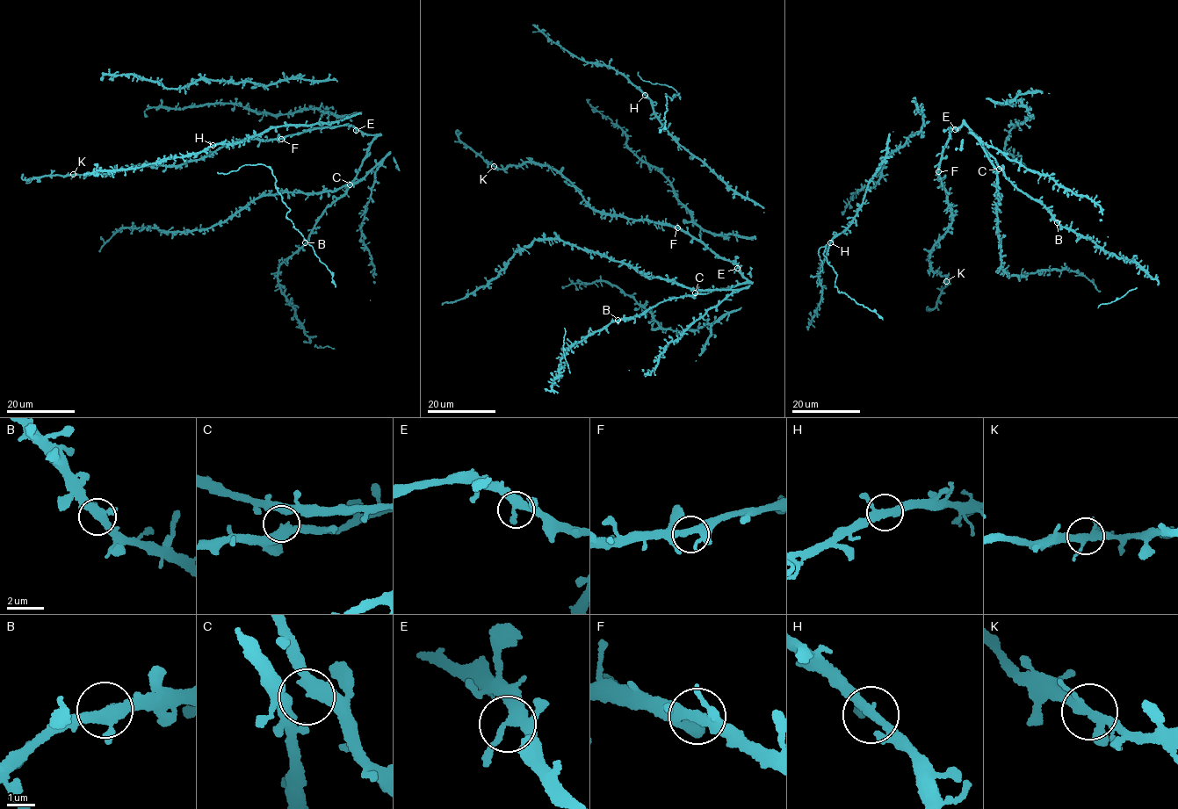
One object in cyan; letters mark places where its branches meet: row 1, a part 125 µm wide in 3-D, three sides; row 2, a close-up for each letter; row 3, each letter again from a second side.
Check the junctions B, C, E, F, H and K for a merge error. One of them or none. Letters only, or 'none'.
none

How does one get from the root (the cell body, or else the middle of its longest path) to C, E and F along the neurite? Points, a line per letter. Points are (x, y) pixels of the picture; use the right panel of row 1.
C: (938, 154), (942, 152), (949, 137), (949, 131), (964, 124), (994, 159), (999, 169)
E: (938, 154), (942, 152), (949, 137), (949, 131), (951, 127), (955, 129)
F: (938, 154), (943, 157), (938, 171)

